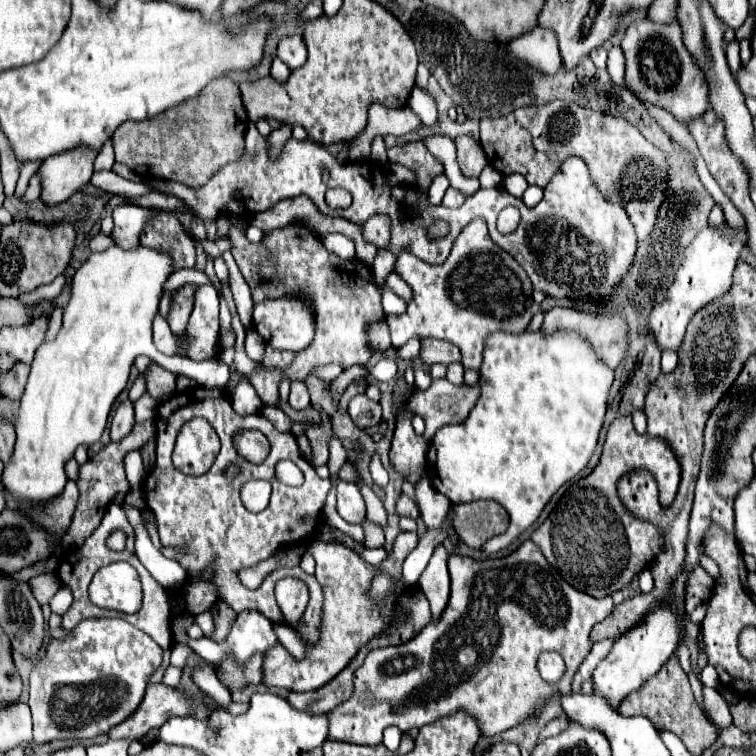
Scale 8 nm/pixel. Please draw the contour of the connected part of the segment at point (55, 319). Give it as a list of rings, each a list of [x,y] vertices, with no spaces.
[[[56,306],[56,310],[50,314],[50,330],[46,334],[46,340],[52,340],[56,336],[56,332],[58,332],[60,326],[62,326],[62,308]]]

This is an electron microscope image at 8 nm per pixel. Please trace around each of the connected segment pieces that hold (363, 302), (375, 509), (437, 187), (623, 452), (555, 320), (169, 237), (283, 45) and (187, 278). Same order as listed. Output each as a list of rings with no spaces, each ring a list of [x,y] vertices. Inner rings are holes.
[[[232,214],[228,238],[232,242],[234,260],[250,286],[254,304],[258,304],[260,300],[284,296],[300,298],[314,312],[316,334],[310,346],[296,352],[288,368],[266,368],[260,364],[252,374],[232,370],[226,390],[234,390],[236,384],[246,378],[254,386],[264,405],[276,405],[282,380],[304,380],[314,366],[322,364],[340,364],[342,368],[350,368],[352,364],[368,364],[368,360],[372,358],[368,328],[372,326],[372,322],[382,322],[386,314],[382,310],[382,288],[376,282],[374,272],[364,262],[358,262],[355,258],[344,261],[328,252],[320,236],[306,224],[298,222],[266,232],[260,242],[252,244],[246,240],[244,234],[244,218],[240,214]]]
[[[358,478],[358,486],[360,486],[360,492],[366,500],[366,508],[368,508],[368,518],[376,518],[376,520],[370,520],[372,524],[378,524],[380,528],[386,528],[386,508],[384,504],[378,500],[378,496],[362,482],[362,478]]]
[[[440,174],[440,176],[436,176],[434,180],[432,180],[432,186],[430,186],[430,194],[428,194],[428,198],[430,196],[436,196],[440,202],[430,202],[432,206],[438,206],[438,204],[442,204],[442,196],[444,196],[444,192],[446,192],[446,188],[450,186],[450,182],[448,182],[448,178],[444,176],[444,174]]]
[[[620,416],[608,428],[598,466],[592,474],[568,488],[544,524],[532,534],[534,544],[540,546],[548,562],[568,576],[568,582],[574,588],[592,594],[594,598],[610,596],[628,586],[642,568],[652,564],[656,552],[660,552],[660,532],[626,512],[616,496],[616,480],[634,468],[650,470],[658,482],[660,504],[672,504],[680,484],[680,466],[676,464],[672,450],[648,434],[640,436],[634,430],[632,418]]]
[[[552,308],[546,312],[546,318],[544,318],[544,324],[540,330],[544,334],[546,332],[554,334],[556,330],[572,330],[572,332],[584,336],[584,340],[592,346],[592,350],[598,354],[598,358],[612,370],[618,366],[618,362],[624,358],[624,352],[626,352],[628,326],[626,326],[626,320],[618,314],[614,314],[614,316],[590,316],[584,312],[570,310],[570,308]]]
[[[158,212],[158,218],[144,228],[140,234],[144,248],[164,252],[172,258],[174,268],[194,268],[196,266],[196,242],[186,234],[184,226],[172,212]]]
[[[292,34],[282,38],[278,44],[278,58],[284,60],[290,66],[290,70],[300,68],[306,62],[306,44],[302,36]]]
[[[176,270],[174,274],[172,274],[172,278],[168,278],[166,280],[166,284],[164,284],[164,288],[162,288],[162,294],[166,294],[166,292],[174,292],[176,288],[180,288],[180,286],[184,286],[184,284],[204,284],[204,282],[210,282],[208,280],[208,276],[204,274],[204,272],[200,272],[200,270]]]

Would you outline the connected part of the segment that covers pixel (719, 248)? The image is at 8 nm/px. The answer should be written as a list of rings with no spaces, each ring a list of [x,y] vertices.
[[[704,228],[692,240],[692,244],[684,250],[682,264],[676,270],[676,278],[674,278],[672,286],[668,288],[666,298],[662,302],[658,302],[648,316],[650,332],[660,350],[678,352],[684,332],[686,332],[686,324],[692,318],[692,312],[696,312],[696,308],[702,308],[704,304],[708,304],[708,300],[716,300],[716,296],[722,296],[730,288],[734,264],[740,258],[740,252],[746,242],[748,242],[746,232],[740,232],[734,228],[730,228],[728,232]]]

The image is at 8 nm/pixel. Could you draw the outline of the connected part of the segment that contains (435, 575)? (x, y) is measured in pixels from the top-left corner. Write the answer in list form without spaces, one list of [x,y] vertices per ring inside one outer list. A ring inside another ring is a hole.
[[[442,544],[434,548],[434,554],[422,572],[418,586],[428,596],[430,608],[432,608],[432,620],[438,620],[450,600],[450,574],[448,574],[448,552]]]

